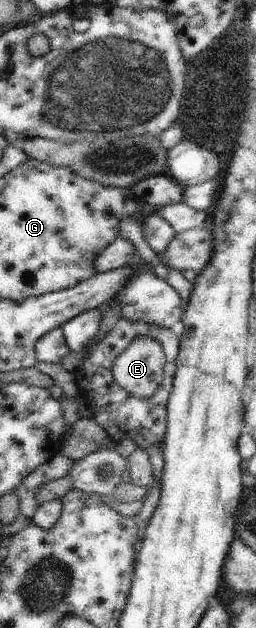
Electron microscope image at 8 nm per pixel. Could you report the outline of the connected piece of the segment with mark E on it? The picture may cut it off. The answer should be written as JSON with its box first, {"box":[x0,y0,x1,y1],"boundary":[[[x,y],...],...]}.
{"box":[111,336,164,399],"boundary":[[[135,336],[111,366],[114,382],[131,395],[151,399],[164,372],[163,346],[152,337]]]}

